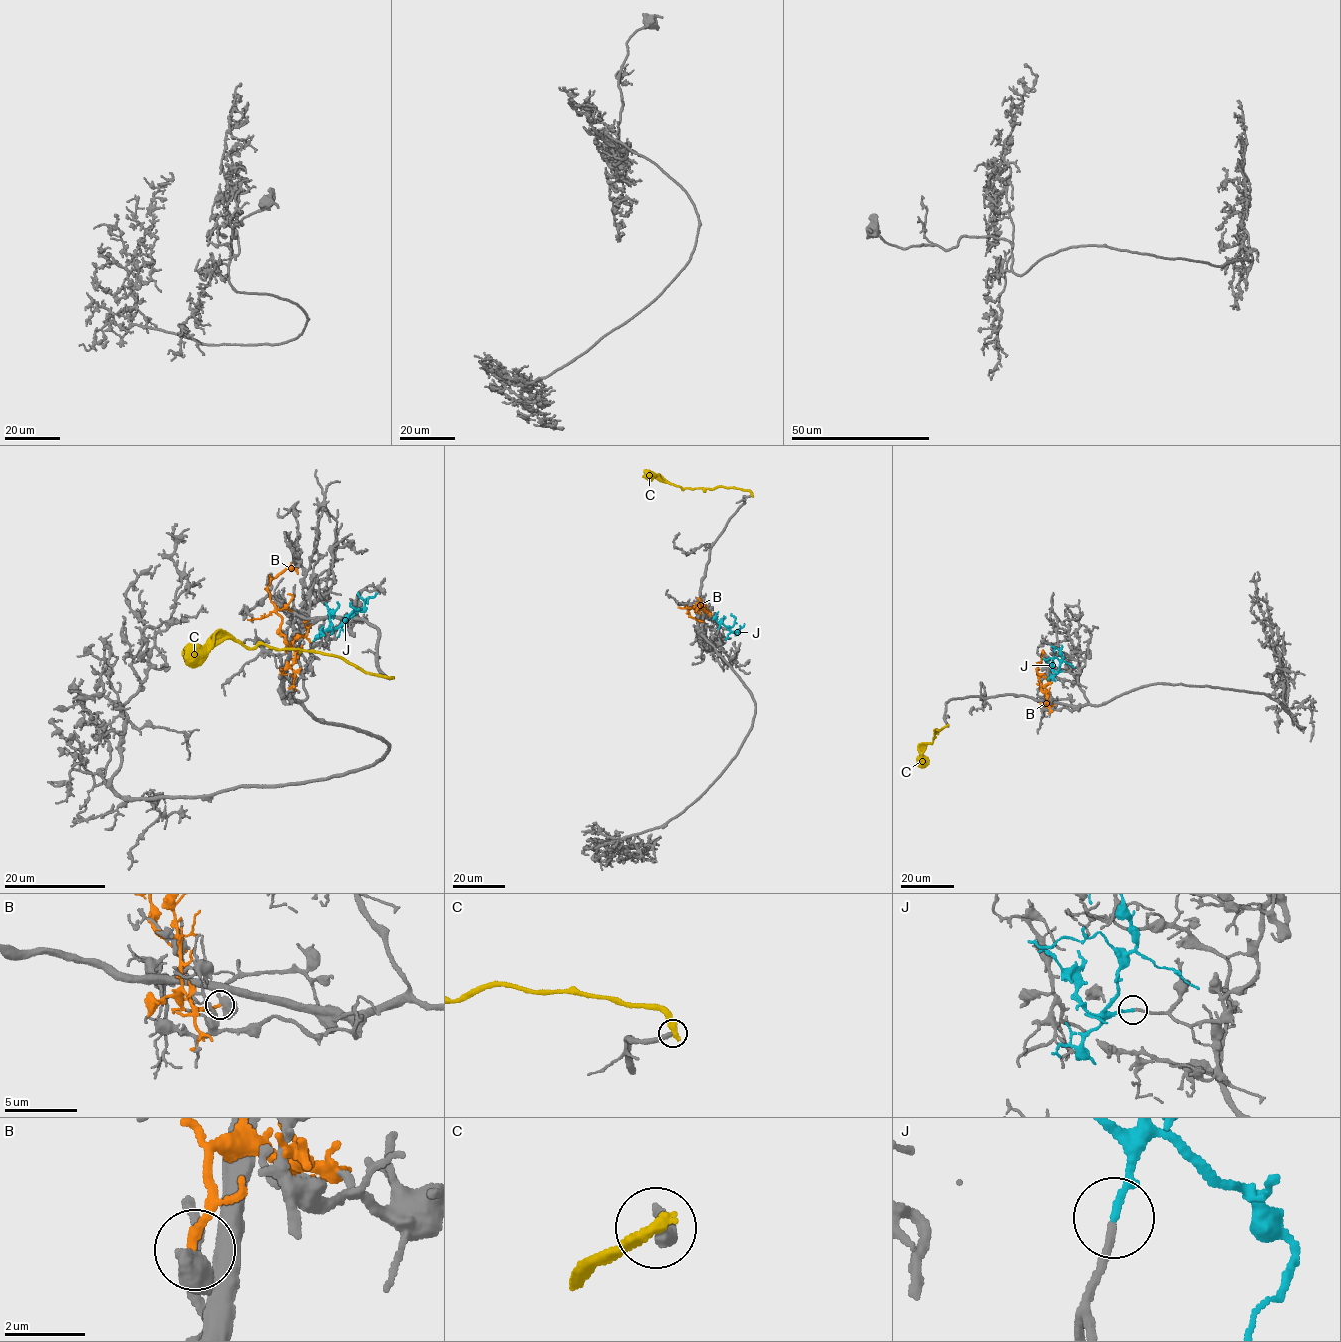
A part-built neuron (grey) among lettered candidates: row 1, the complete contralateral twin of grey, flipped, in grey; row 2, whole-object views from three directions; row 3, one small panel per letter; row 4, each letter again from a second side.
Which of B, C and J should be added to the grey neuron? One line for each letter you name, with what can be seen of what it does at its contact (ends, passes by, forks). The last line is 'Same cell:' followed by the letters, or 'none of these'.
J: It ends there
Same cell: J

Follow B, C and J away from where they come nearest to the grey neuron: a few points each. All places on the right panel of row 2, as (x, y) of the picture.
B: (1054, 705), (1048, 706), (1047, 694), (1042, 691), (1037, 675), (1038, 665), (1044, 653)
C: (947, 725), (940, 730), (934, 729), (932, 744), (926, 745), (918, 766)
J: (1062, 671), (1057, 671), (1063, 660), (1061, 653), (1051, 645)

